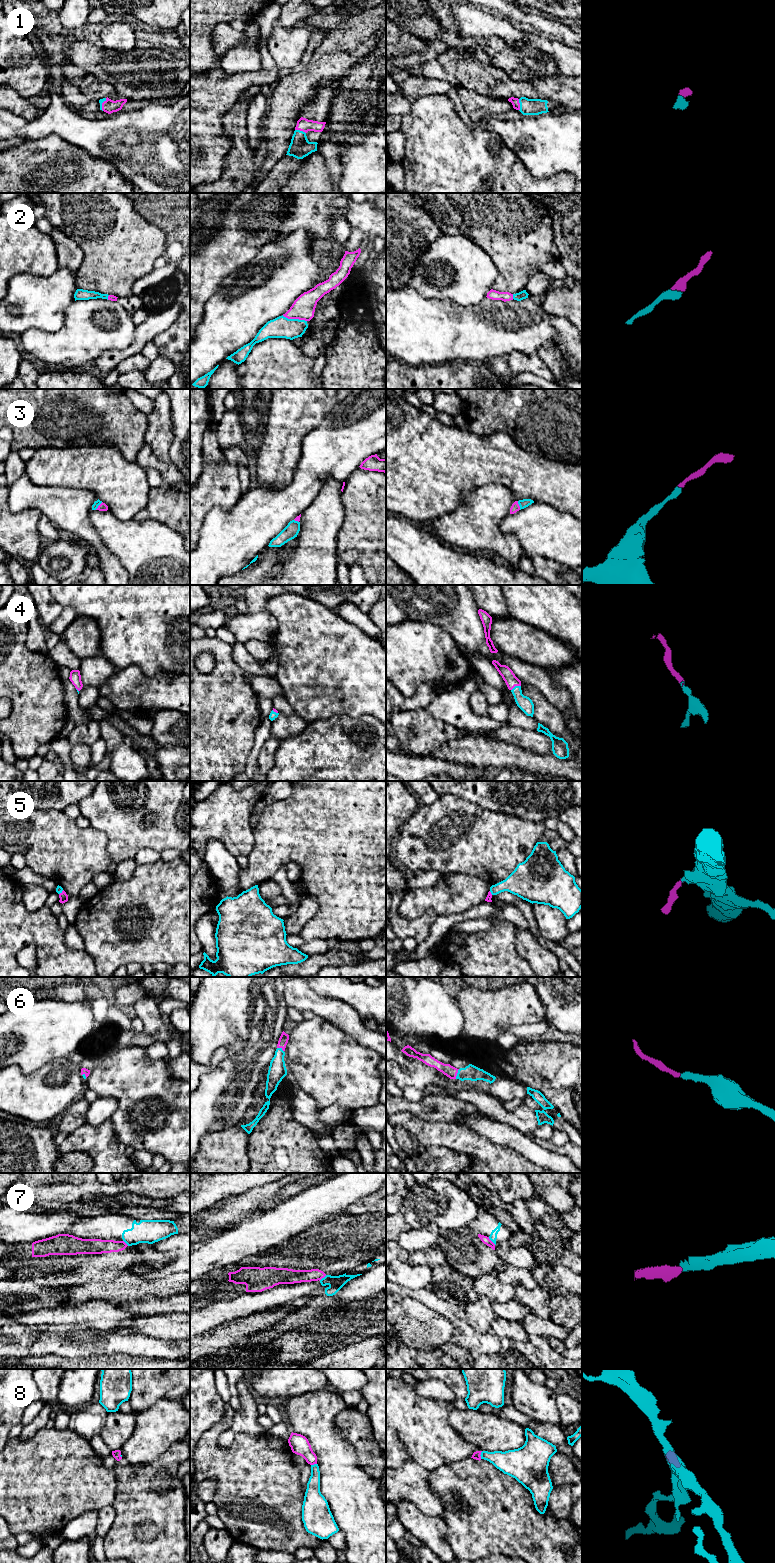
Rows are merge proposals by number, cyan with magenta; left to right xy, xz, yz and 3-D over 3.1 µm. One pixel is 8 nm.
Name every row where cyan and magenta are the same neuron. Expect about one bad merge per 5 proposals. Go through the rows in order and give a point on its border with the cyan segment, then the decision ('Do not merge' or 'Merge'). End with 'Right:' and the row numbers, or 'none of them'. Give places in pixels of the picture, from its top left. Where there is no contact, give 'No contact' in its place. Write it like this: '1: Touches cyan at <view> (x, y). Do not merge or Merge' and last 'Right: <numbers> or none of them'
1: Touches cyan at yz (520, 105). Merge
2: Touches cyan at xz (294, 319). Merge
3: Touches cyan at yz (519, 505). Merge
4: Touches cyan at yz (515, 686). Merge
5: Touches cyan at xy (61, 892). Merge
6: Touches cyan at yz (457, 1074). Merge
7: Touches cyan at yz (492, 1241). Do not merge
8: Touches cyan at yz (480, 1455). Merge
Right: 1, 2, 3, 4, 5, 6, 8

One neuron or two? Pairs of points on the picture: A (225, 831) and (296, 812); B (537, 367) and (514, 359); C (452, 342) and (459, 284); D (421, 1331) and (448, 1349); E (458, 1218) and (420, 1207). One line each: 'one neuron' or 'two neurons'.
A: two neurons
B: one neuron
C: two neurons
D: two neurons
E: one neuron

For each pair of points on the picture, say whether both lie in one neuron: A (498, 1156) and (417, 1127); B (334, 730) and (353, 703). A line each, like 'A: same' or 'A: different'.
A: same
B: different

